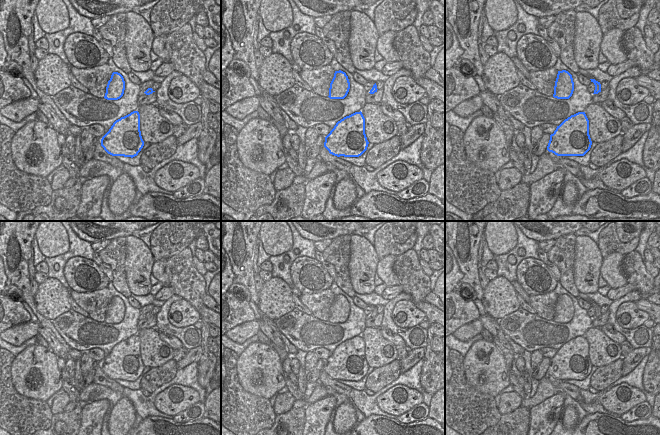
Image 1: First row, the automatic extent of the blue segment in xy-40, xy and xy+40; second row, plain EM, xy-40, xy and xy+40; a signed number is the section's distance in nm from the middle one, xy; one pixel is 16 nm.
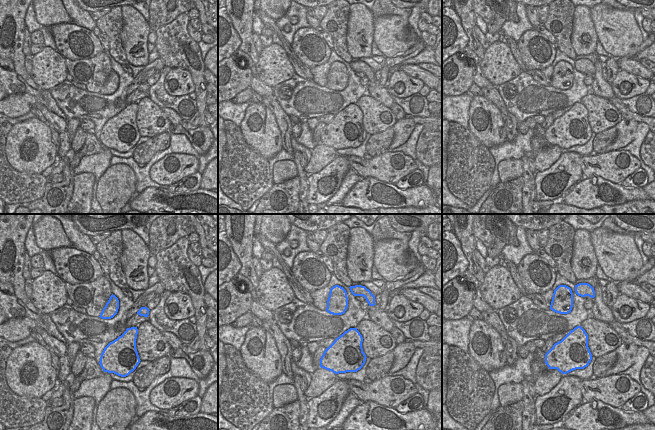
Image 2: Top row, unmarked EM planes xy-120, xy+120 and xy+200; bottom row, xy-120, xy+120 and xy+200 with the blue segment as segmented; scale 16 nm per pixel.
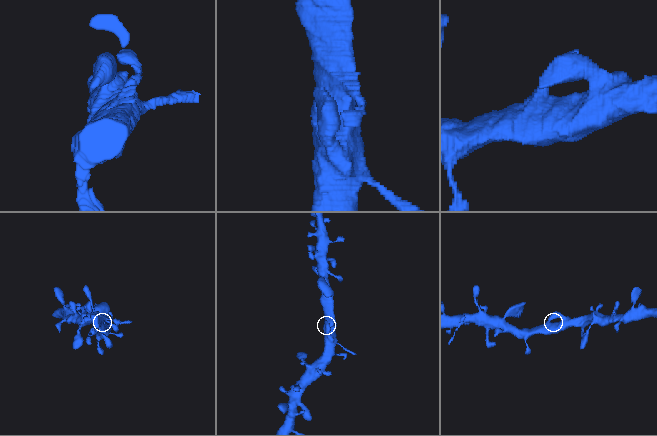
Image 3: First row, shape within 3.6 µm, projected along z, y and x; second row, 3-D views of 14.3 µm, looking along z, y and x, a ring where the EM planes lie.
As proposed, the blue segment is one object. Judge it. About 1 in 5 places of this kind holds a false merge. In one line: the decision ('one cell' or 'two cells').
one cell

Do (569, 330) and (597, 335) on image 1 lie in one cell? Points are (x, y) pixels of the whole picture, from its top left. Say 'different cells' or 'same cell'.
different cells

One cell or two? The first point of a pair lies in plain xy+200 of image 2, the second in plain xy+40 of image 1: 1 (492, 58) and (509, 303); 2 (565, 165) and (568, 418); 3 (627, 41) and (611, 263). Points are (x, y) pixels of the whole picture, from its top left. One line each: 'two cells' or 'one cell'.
1: one cell
2: two cells
3: one cell

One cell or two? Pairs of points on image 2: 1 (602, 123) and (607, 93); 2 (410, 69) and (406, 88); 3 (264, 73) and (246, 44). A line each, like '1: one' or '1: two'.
1: two
2: two
3: two

